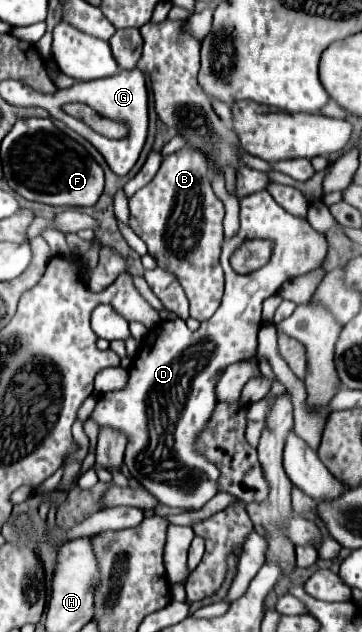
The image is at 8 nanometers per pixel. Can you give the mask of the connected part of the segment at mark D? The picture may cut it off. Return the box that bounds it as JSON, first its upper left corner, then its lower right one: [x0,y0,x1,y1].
[91,190,327,510]

